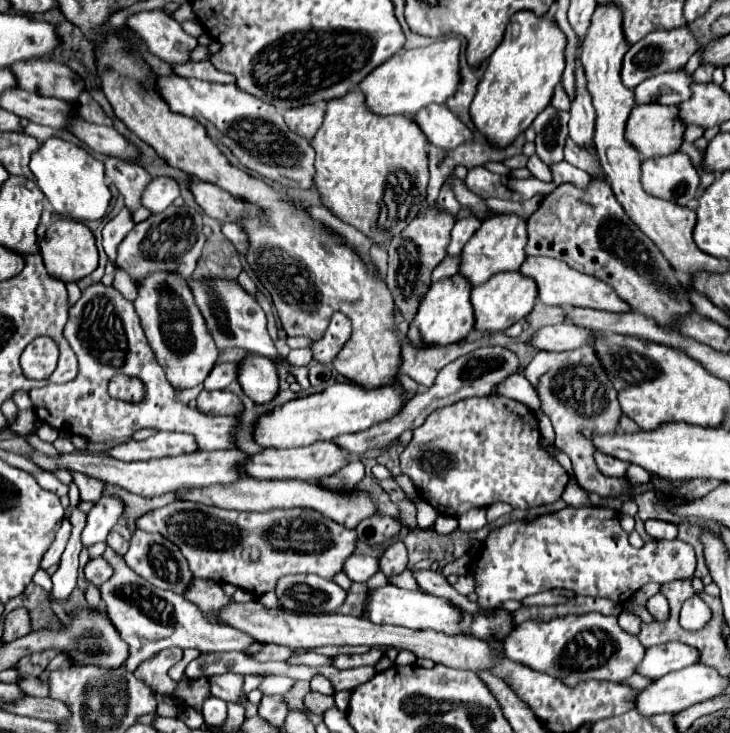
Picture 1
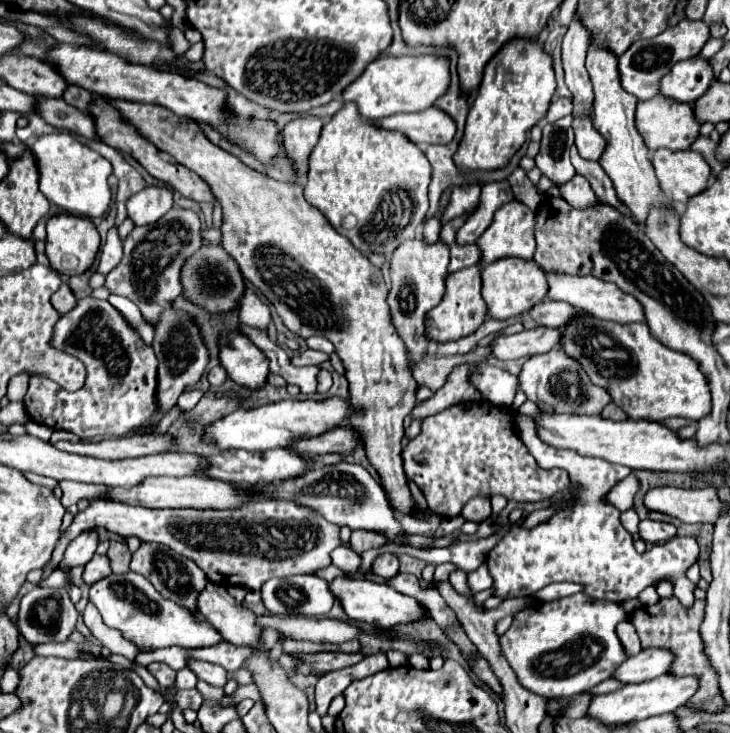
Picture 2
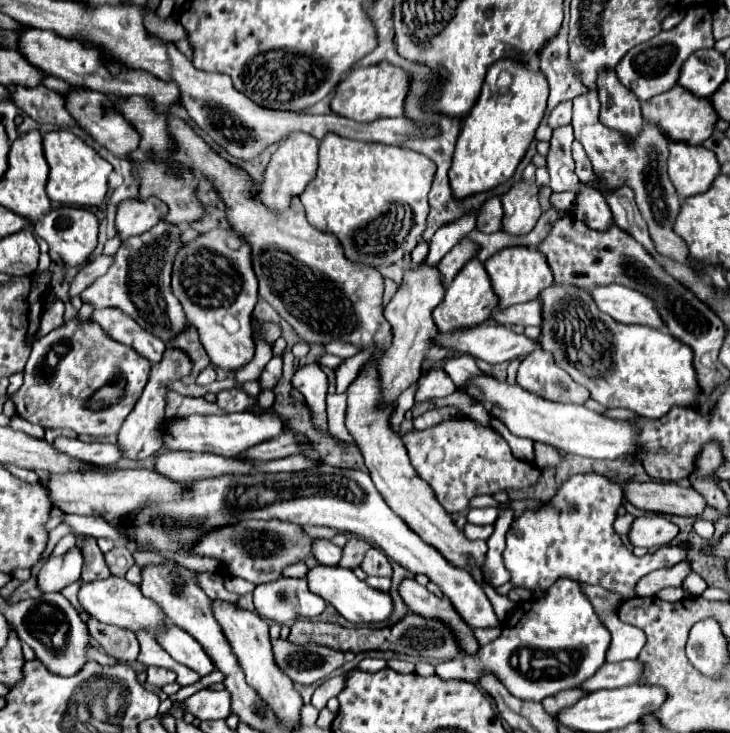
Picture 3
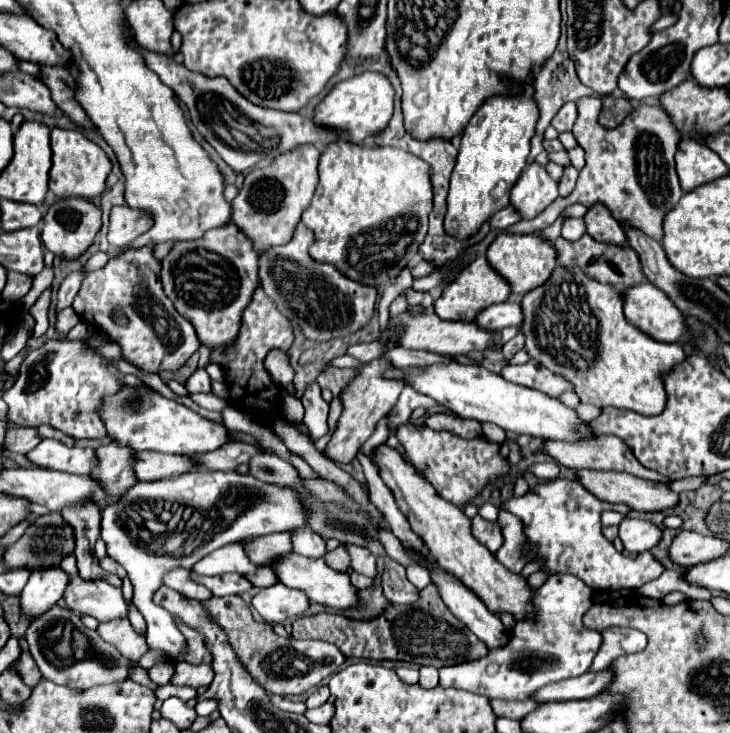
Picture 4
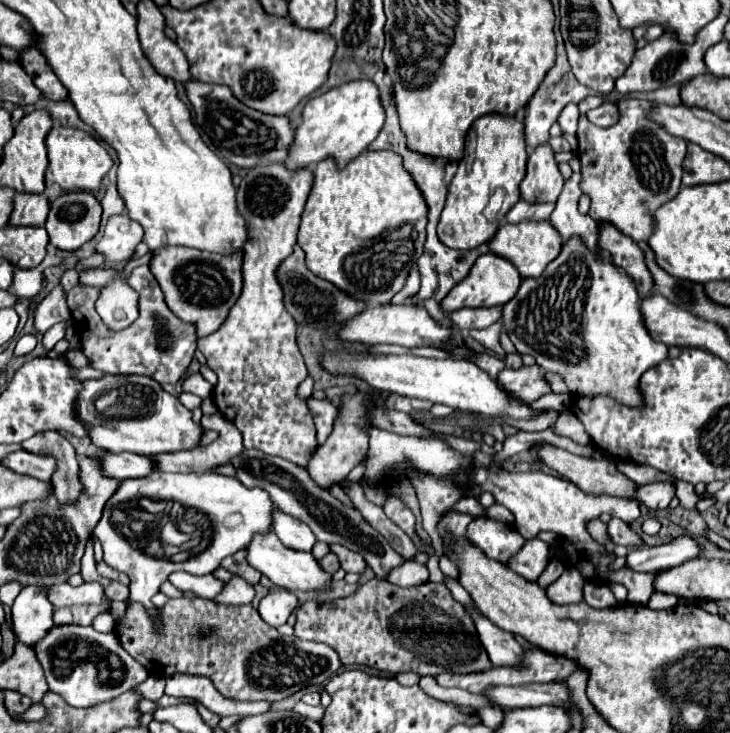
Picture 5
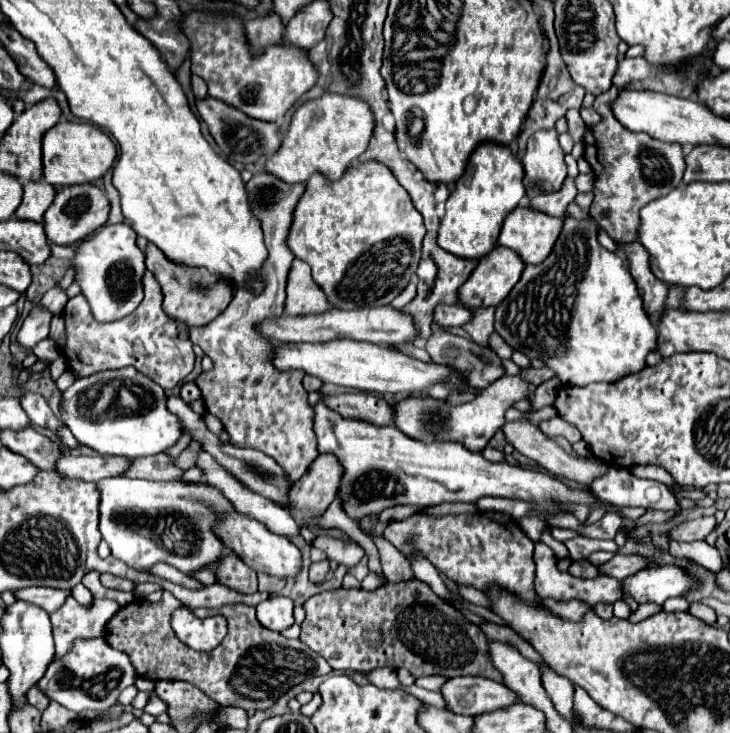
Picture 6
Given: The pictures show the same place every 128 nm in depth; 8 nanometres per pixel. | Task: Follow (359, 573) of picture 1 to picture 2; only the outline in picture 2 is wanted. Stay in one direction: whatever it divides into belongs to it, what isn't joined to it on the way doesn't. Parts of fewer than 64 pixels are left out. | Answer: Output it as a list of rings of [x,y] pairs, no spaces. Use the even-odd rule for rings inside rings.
[[[338,546],[332,554],[330,554],[330,558],[332,558],[332,564],[334,566],[338,566],[342,572],[346,572],[346,574],[356,574],[356,570],[358,570],[358,566],[360,566],[360,556],[356,556],[356,552],[352,552],[350,548],[346,548],[346,546]]]

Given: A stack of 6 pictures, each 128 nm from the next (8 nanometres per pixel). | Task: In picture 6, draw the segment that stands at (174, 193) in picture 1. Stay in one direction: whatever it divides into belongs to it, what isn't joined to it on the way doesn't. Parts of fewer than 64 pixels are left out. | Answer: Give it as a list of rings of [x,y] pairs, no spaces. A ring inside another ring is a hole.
[[[128,222],[102,226],[92,238],[76,248],[70,266],[76,272],[74,282],[78,282],[98,322],[120,320],[132,314],[142,302],[142,276],[146,272],[144,252],[136,246],[136,232],[132,232]]]

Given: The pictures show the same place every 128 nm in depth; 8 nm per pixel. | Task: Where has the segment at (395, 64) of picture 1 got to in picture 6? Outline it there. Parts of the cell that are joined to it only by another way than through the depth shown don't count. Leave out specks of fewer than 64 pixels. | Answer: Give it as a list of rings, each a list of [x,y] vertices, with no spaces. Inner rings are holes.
[[[324,94],[316,100],[304,102],[294,112],[290,128],[282,138],[282,146],[266,160],[264,170],[286,184],[306,184],[316,172],[328,180],[338,180],[346,168],[366,150],[372,130],[372,112],[368,112],[368,106],[362,100],[340,94]],[[316,108],[324,112],[324,116],[318,120],[312,118],[312,110]]]

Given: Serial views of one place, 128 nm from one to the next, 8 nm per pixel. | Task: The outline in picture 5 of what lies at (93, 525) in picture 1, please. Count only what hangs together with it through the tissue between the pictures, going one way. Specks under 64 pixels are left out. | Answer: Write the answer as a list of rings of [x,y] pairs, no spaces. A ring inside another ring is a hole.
[[[28,586],[22,588],[12,604],[12,632],[18,642],[34,648],[54,626],[52,624],[52,604],[48,602],[46,590]]]

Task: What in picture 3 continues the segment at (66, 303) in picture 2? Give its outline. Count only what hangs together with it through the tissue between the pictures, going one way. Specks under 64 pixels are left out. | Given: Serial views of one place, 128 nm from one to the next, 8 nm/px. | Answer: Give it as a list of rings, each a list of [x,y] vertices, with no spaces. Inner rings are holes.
[[[56,300],[56,302],[50,306],[50,310],[44,312],[42,322],[40,322],[40,328],[38,328],[36,336],[32,338],[32,342],[38,340],[40,336],[46,336],[46,334],[52,332],[54,328],[58,328],[58,326],[64,322],[64,320],[62,320],[62,314],[64,314],[64,304],[62,304],[60,300]]]

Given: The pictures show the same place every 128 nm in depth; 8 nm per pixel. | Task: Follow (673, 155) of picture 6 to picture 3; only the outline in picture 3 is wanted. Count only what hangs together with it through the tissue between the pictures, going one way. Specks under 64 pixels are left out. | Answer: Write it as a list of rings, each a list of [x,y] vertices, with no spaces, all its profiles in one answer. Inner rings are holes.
[[[589,90],[586,94],[574,98],[572,103],[574,136],[584,146],[590,162],[594,164],[594,174],[600,178],[598,188],[604,192],[614,192],[620,186],[630,186],[634,190],[636,206],[648,224],[650,238],[654,240],[656,250],[670,260],[692,266],[688,264],[688,248],[684,248],[684,244],[680,244],[680,238],[672,232],[672,224],[676,220],[676,214],[680,212],[680,198],[666,172],[668,136],[650,120],[644,120],[640,134],[630,140],[622,132],[606,128],[598,120],[600,102],[596,91]],[[560,192],[560,194],[552,194],[552,196],[550,196],[550,204],[552,204],[554,208],[568,210],[568,208],[574,204],[576,194],[578,194],[578,192]]]

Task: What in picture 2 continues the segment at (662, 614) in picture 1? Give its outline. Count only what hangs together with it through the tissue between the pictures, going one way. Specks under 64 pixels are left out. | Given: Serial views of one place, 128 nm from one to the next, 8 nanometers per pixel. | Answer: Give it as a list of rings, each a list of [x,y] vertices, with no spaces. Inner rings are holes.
[[[649,586],[639,594],[638,599],[643,606],[650,606],[658,602],[658,600],[660,600],[660,597],[656,592],[655,586]]]

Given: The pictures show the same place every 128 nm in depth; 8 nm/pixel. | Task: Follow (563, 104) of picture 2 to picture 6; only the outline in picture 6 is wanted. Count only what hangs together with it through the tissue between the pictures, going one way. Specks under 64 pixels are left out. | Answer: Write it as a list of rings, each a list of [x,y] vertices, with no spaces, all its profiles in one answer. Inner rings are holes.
[[[568,110],[568,112],[566,112],[566,120],[568,120],[568,132],[570,132],[570,136],[574,138],[574,142],[582,142],[586,124],[584,124],[584,120],[580,118],[580,112],[578,112],[578,110]]]

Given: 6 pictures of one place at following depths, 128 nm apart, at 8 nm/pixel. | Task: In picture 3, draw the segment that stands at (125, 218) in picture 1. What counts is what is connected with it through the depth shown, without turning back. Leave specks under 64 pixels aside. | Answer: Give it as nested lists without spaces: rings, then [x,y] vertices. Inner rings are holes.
[[[98,256],[98,258],[94,258],[92,262],[84,264],[84,266],[80,268],[80,272],[76,274],[76,278],[72,280],[72,284],[70,284],[70,290],[68,290],[70,298],[72,298],[72,296],[78,296],[78,294],[80,294],[84,288],[88,288],[96,278],[100,278],[100,276],[106,272],[108,264],[112,264],[112,258],[110,258],[110,256]]]

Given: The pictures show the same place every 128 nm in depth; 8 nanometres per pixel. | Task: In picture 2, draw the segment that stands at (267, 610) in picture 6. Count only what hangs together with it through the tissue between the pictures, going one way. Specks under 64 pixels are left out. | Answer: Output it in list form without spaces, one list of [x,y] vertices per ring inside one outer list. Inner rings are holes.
[[[312,574],[272,578],[262,584],[260,594],[272,616],[324,616],[334,604],[328,582]]]

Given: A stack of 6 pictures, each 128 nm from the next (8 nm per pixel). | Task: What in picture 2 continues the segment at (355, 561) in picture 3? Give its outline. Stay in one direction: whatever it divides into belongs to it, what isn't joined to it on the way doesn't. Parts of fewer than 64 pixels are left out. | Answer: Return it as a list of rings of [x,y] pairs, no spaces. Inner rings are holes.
[[[356,530],[356,532],[352,532],[352,538],[350,538],[350,548],[356,554],[362,554],[364,550],[370,550],[370,548],[380,548],[384,544],[386,544],[384,536],[376,536],[376,532]]]

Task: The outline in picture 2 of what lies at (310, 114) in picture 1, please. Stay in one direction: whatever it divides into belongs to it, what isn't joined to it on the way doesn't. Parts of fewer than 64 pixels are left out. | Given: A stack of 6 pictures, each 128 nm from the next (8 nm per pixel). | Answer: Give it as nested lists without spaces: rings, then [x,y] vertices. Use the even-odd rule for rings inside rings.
[[[314,116],[296,118],[284,128],[284,152],[292,160],[294,172],[300,178],[308,172],[308,156],[314,150],[322,130],[322,120]]]

